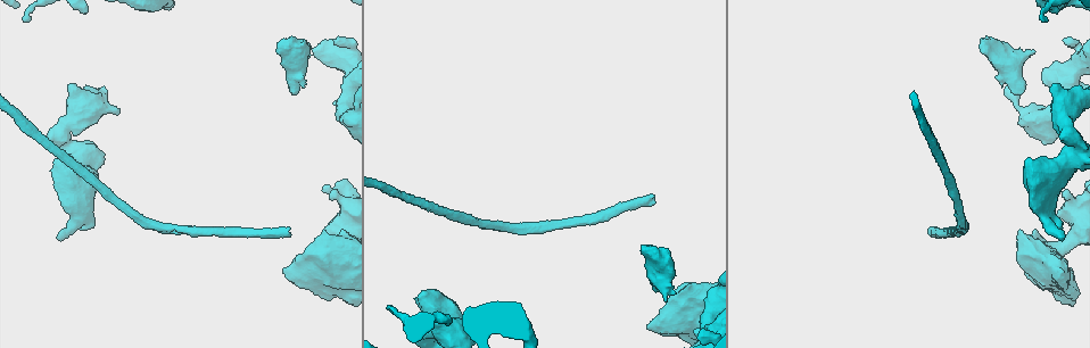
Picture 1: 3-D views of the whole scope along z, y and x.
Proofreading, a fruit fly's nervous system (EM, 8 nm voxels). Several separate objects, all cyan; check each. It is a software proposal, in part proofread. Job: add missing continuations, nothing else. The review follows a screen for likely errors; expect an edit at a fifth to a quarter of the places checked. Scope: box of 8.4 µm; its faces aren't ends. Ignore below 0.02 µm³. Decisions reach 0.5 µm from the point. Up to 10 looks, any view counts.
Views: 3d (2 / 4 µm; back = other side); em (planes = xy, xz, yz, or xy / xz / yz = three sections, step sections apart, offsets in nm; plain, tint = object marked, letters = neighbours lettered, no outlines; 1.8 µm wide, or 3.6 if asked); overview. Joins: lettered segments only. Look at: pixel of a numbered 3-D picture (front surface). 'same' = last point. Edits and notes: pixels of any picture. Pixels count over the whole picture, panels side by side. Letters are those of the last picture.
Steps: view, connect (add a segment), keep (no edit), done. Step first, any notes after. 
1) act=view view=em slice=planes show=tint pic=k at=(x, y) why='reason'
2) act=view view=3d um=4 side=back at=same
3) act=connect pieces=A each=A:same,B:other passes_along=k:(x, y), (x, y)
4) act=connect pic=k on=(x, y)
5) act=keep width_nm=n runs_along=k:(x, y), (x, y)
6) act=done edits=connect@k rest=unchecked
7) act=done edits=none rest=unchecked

act=view view=em slice=yz step=4 show=letters pic=1 at=(654, 197)

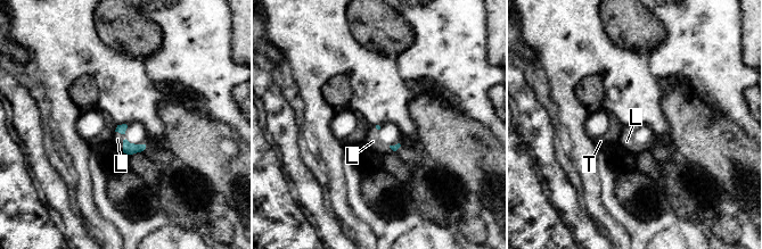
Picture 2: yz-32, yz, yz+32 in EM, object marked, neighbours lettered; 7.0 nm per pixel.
act=connect pieces=L longest_contact=L:90nm each=L:same,T:other passes_along=2:(128, 148), (123, 144), (117, 139) found='the neuron continues'

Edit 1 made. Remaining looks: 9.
act=view view=overview

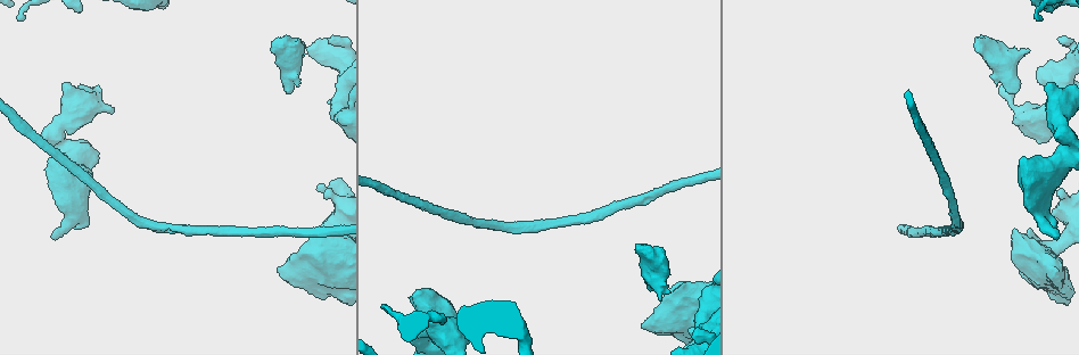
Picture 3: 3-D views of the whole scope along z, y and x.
act=view view=em slice=planes show=letters pic=3 at=(53, 237) why='free end'

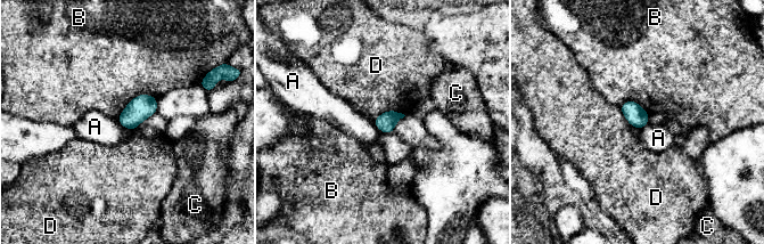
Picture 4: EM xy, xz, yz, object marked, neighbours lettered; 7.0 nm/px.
act=keep each=A:other,B:other,C:other,D:other found='no lettered segment goes on from it'

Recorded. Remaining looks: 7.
act=view view=3d um=4 pic=3 at=(443, 319) why='branch stops here'

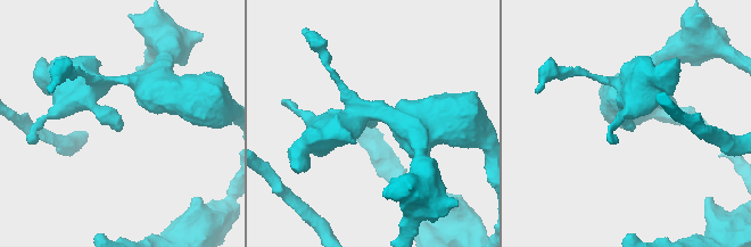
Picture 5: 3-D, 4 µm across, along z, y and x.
act=view view=em slice=planes show=letters pic=5 at=(376, 123)

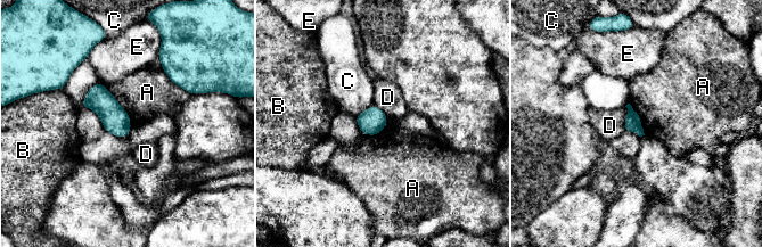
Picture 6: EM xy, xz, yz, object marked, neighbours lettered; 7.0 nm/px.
act=keep each=A:other,B:other,C:other,D:other,E:other border=6:(104, 84), (128, 114), (131, 124) found='none of them fits'

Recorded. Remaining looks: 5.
act=done edits=connect@2 rest=unchecked

